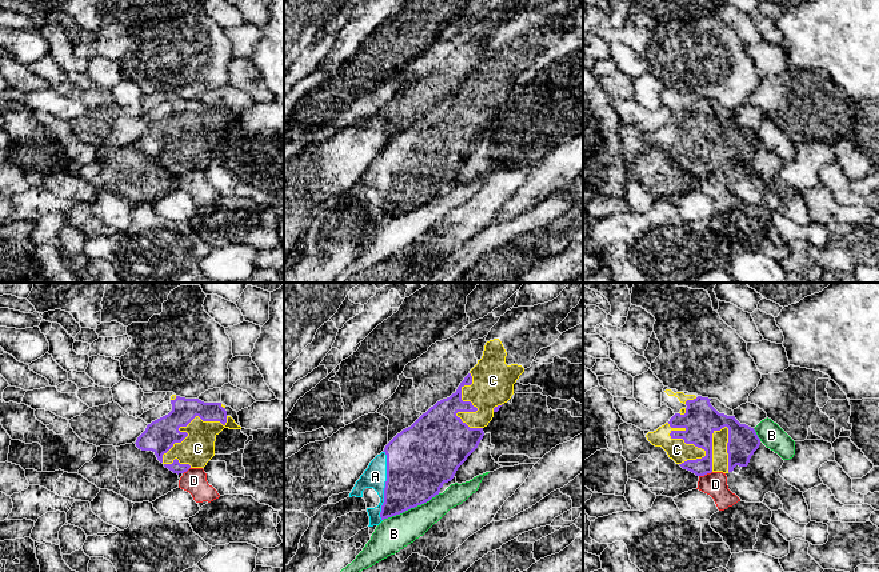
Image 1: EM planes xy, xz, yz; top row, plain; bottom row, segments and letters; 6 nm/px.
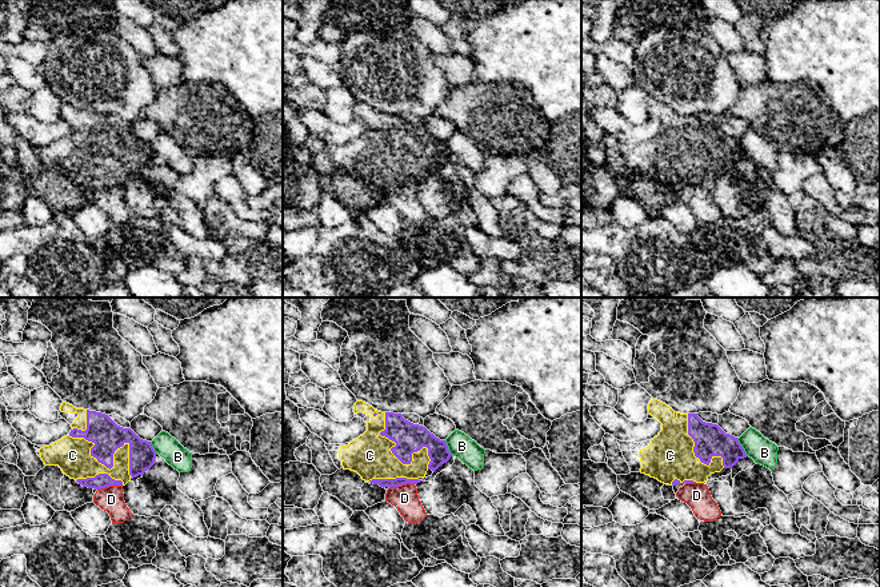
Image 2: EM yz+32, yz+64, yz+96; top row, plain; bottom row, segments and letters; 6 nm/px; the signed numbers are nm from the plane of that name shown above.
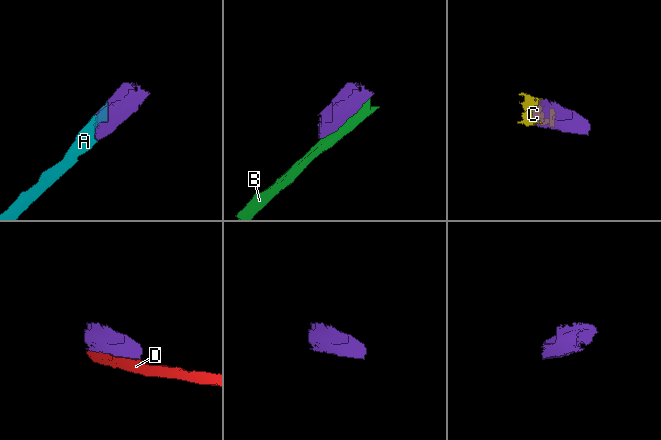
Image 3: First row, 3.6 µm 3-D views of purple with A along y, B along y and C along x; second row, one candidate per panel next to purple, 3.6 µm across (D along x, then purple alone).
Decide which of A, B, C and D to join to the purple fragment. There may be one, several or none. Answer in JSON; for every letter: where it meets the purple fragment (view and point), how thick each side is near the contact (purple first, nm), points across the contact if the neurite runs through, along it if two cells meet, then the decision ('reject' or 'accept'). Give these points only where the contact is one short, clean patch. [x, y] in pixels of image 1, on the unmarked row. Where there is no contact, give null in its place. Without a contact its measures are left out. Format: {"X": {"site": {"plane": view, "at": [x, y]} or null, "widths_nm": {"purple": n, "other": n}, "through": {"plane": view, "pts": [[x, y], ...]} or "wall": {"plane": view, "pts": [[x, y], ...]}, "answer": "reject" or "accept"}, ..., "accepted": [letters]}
{"A": {"site": {"plane": "xz", "at": [386, 187]}, "widths_nm": {"purple": 400, "other": 140}, "answer": "accept"}, "B": {"site": {"plane": "xz", "at": [411, 208]}, "widths_nm": {"purple": 360, "other": 200}, "answer": "reject"}, "C": {"site": {"plane": "xy", "at": [184, 127]}, "widths_nm": {"purple": 190, "other": 200}, "answer": "accept"}, "D": {"site": {"plane": "yz", "at": [704, 175]}, "widths_nm": {"purple": 150, "other": 140}, "answer": "reject"}, "accepted": ["A", "C"]}

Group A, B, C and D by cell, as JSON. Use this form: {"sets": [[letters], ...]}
{"sets": [["A", "C"], ["B"], ["D"]]}

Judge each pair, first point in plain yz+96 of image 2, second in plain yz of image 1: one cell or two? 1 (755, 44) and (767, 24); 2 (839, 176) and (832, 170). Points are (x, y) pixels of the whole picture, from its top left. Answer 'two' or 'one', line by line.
1: one
2: two

